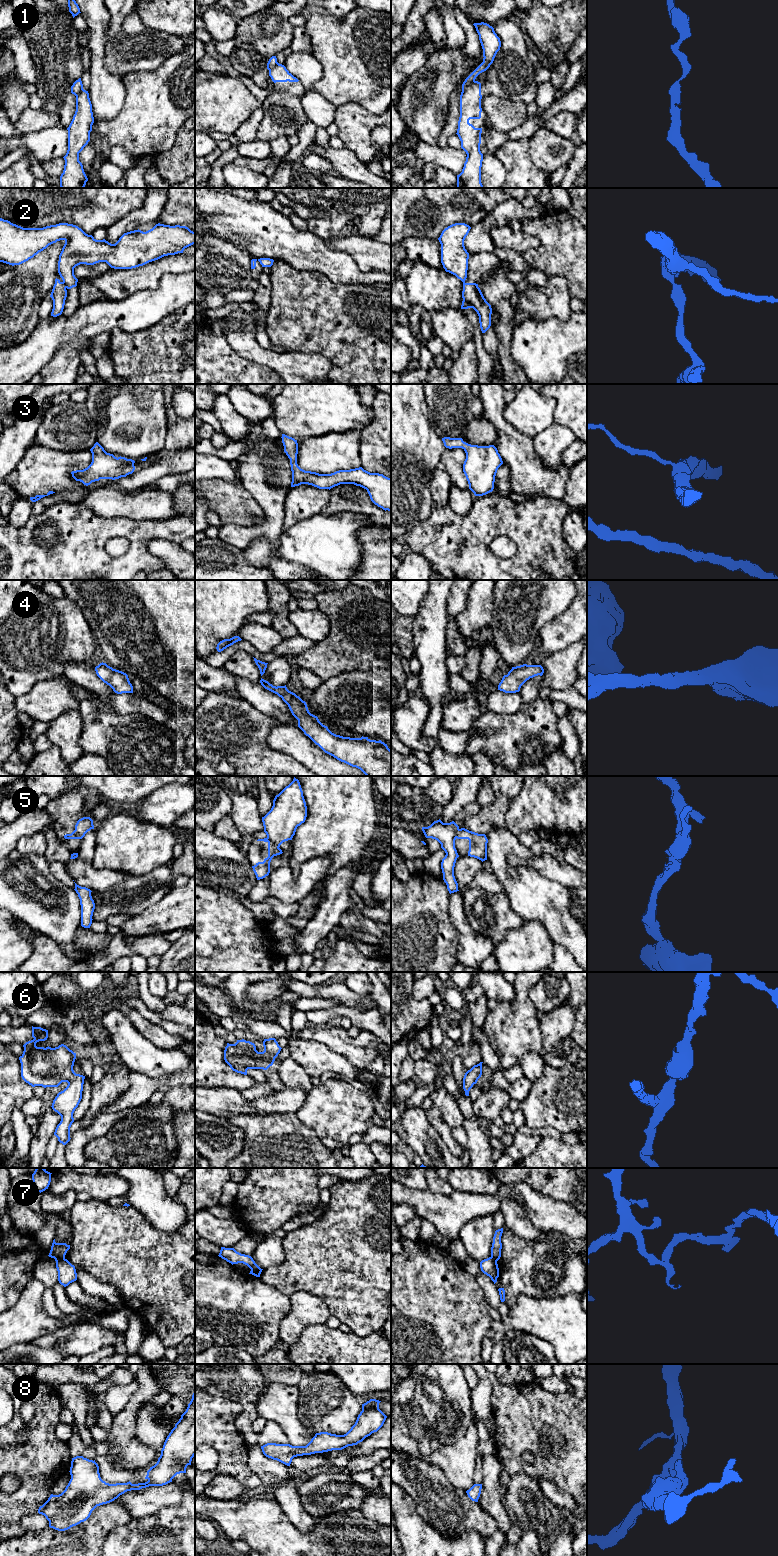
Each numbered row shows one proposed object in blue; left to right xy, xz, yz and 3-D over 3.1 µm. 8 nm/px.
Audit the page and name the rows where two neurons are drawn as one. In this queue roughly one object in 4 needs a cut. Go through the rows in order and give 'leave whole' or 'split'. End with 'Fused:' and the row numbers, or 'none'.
1: split
2: split
3: leave whole
4: leave whole
5: split
6: leave whole
7: split
8: leave whole
Fused: 1, 2, 5, 7

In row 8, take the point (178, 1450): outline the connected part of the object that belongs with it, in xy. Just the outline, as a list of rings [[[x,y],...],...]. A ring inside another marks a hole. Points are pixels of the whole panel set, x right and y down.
[[[195,1392],[186,1411],[167,1436],[157,1463],[147,1471],[145,1483],[109,1484],[100,1477],[95,1460],[83,1456],[72,1458],[71,1479],[59,1495],[51,1494],[38,1513],[49,1521],[49,1527],[65,1531],[86,1521],[100,1505],[110,1503],[131,1490],[163,1486],[180,1473],[186,1473],[195,1456]]]

